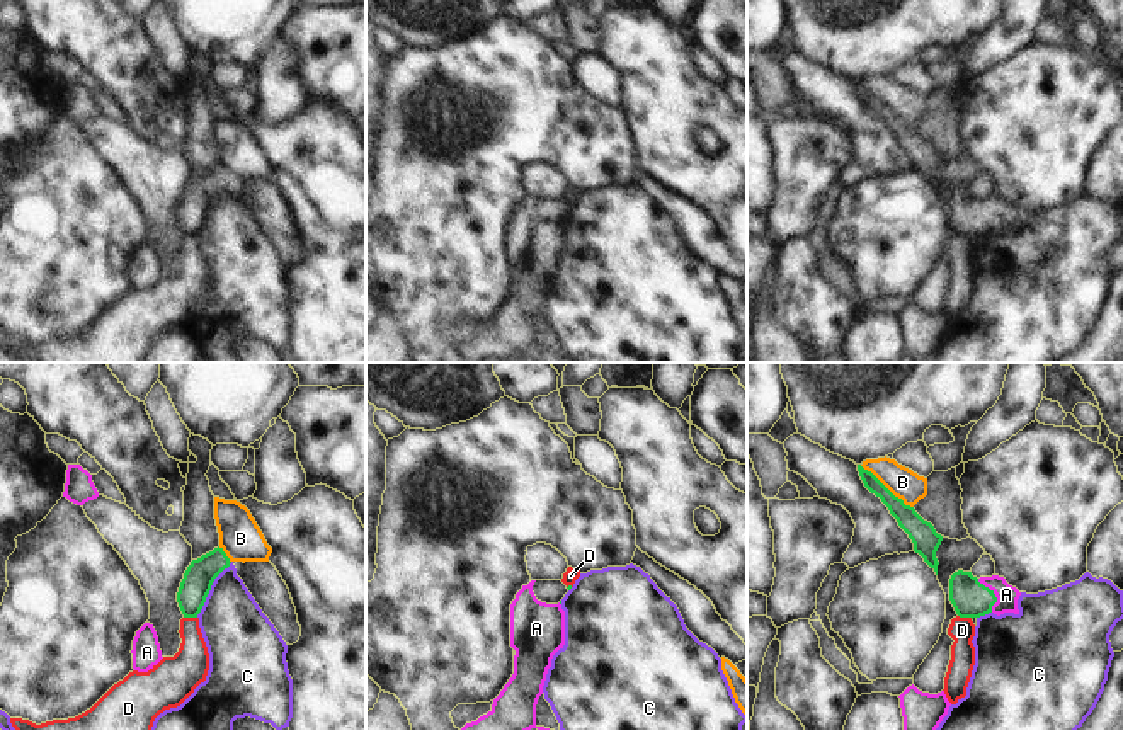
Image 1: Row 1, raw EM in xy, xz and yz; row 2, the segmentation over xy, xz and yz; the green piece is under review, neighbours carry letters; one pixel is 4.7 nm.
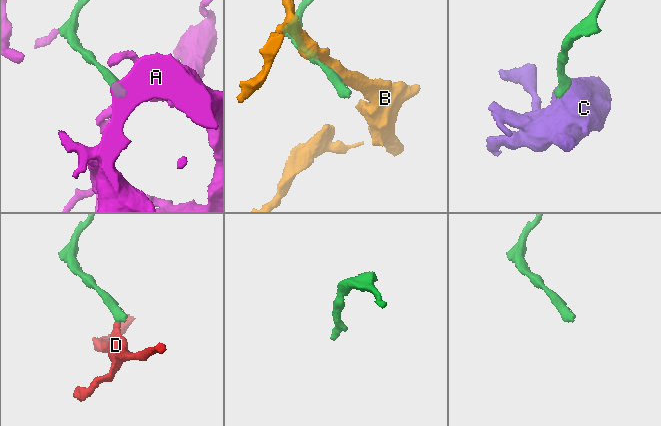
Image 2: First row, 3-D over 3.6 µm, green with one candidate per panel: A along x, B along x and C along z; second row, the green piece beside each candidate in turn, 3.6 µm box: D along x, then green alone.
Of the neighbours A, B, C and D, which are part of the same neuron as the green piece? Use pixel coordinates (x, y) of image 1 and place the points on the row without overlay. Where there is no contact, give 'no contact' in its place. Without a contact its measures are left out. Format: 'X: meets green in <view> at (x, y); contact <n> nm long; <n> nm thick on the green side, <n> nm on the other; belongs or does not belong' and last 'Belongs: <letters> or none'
A: meets green in yz at (994, 213); contact 180 nm long; 180 nm thick on the green side, 100 nm on the other; belongs
B: meets green in yz at (885, 106); contact 320 nm long; 100 nm thick on the green side, 140 nm on the other; does not belong
C: meets green in xy at (210, 208); contact 320 nm long; 140 nm thick on the green side, 320 nm on the other; does not belong
D: meets green in yz at (965, 235); contact 70 nm long; 180 nm thick on the green side, 120 nm on the other; does not belong
Belongs: A

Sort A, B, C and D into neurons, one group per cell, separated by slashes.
A / B / C / D

